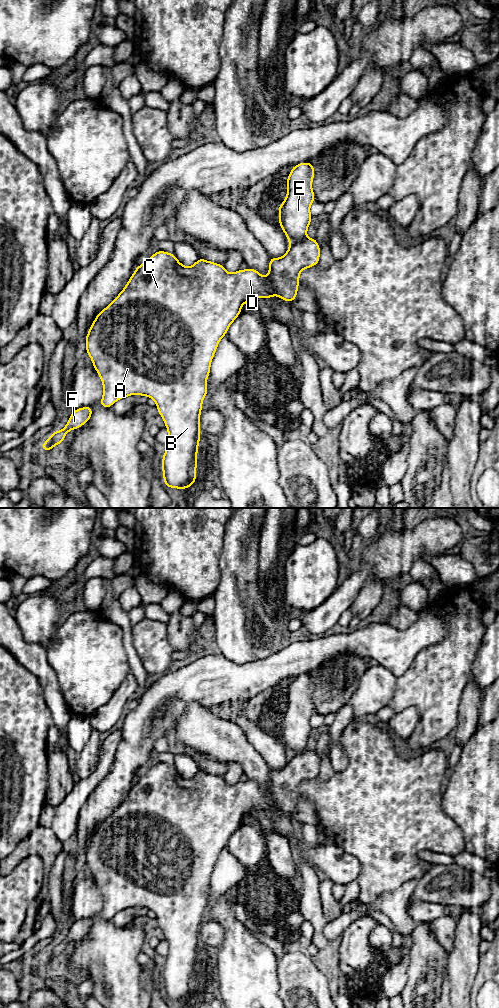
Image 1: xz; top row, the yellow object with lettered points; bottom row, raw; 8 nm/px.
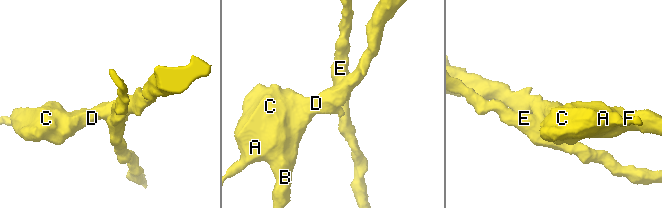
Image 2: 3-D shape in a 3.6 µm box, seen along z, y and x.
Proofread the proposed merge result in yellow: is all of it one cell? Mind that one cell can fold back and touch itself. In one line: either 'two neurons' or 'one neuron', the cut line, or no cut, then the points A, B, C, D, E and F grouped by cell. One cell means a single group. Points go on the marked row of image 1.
two neurons; cut in xz along (305, 236), (298, 241), (290, 243); A B C D F / E

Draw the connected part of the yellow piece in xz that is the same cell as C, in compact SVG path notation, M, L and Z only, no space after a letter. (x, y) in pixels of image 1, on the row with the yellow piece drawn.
M305 237L299 242L290 243L282 257L270 257L269 272L264 279L256 269L249 267L228 273L222 264L201 257L194 265L187 267L178 261L175 254L158 250L138 265L119 295L95 317L85 342L86 353L103 384L100 405L110 408L119 399L135 394L148 396L156 402L168 430L168 443L162 456L163 482L168 489L185 490L196 482L199 419L203 400L208 393L206 380L210 376L211 362L218 344L241 314L242 306L258 297L270 299L273 295L291 303L297 296L300 272L316 266L319 259L320 245L315 238Z

